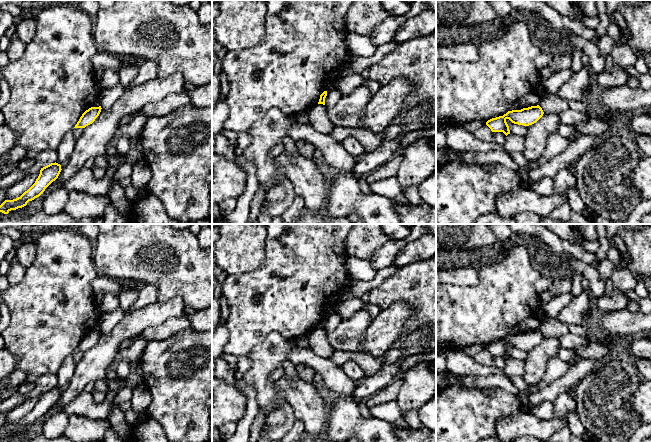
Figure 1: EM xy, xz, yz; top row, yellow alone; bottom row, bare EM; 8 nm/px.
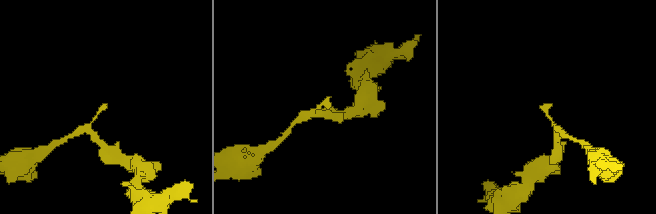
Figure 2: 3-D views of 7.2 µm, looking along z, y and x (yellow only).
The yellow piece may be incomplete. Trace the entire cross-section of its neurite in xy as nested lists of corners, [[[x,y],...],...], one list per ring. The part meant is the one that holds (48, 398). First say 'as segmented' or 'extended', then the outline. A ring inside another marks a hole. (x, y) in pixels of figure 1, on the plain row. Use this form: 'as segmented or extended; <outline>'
as segmented; [[[56,386],[41,392],[35,407],[20,421],[13,424],[5,424],[0,429],[0,436],[8,438],[11,434],[26,430],[29,425],[39,421],[58,402],[61,394],[61,389]]]

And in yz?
as segmented; [[[539,329],[531,330],[521,334],[508,335],[503,340],[488,344],[486,349],[492,356],[503,356],[507,360],[510,358],[509,350],[506,346],[507,343],[514,348],[529,350],[536,347],[543,338],[544,336]]]

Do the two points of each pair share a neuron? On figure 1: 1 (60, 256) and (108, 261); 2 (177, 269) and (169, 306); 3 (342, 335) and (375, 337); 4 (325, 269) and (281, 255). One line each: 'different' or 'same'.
1: different
2: different
3: different
4: same

